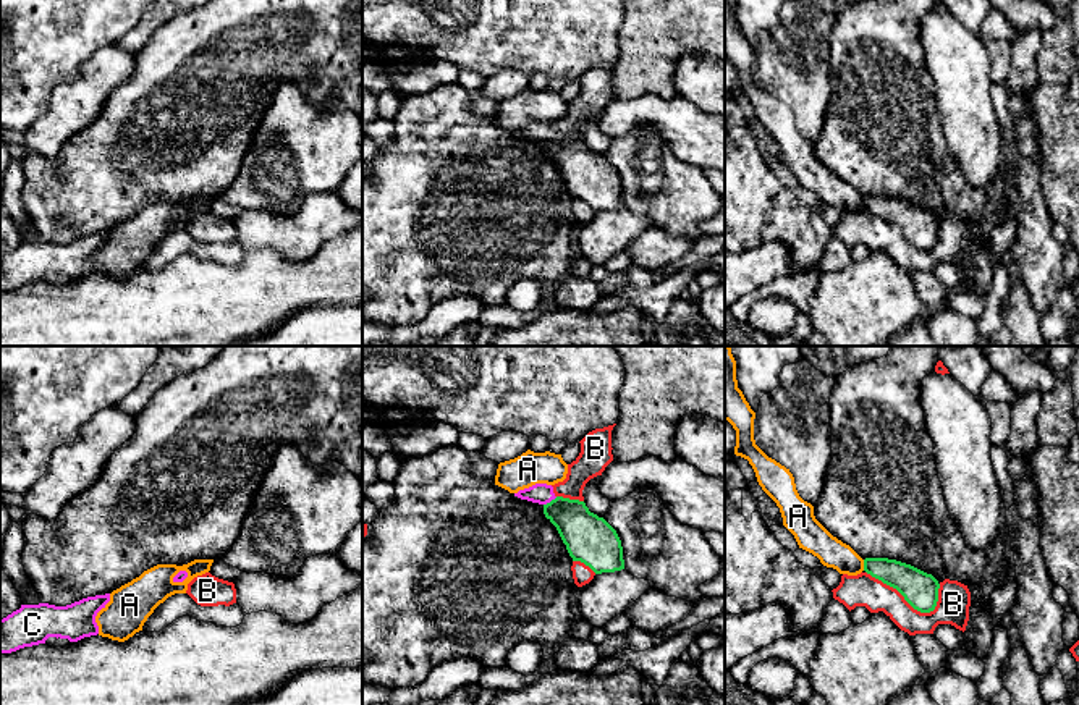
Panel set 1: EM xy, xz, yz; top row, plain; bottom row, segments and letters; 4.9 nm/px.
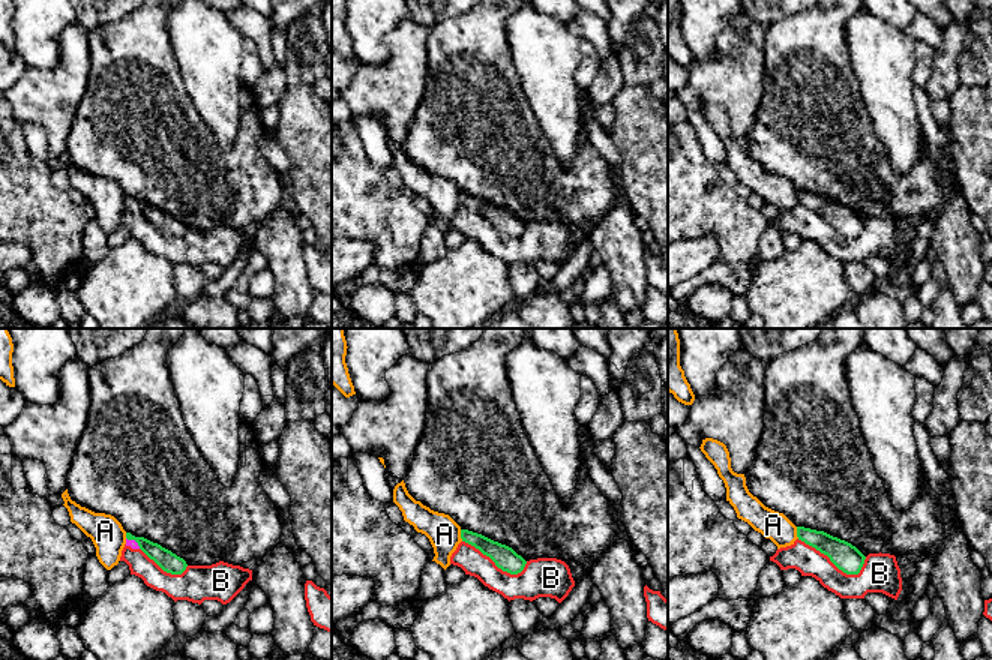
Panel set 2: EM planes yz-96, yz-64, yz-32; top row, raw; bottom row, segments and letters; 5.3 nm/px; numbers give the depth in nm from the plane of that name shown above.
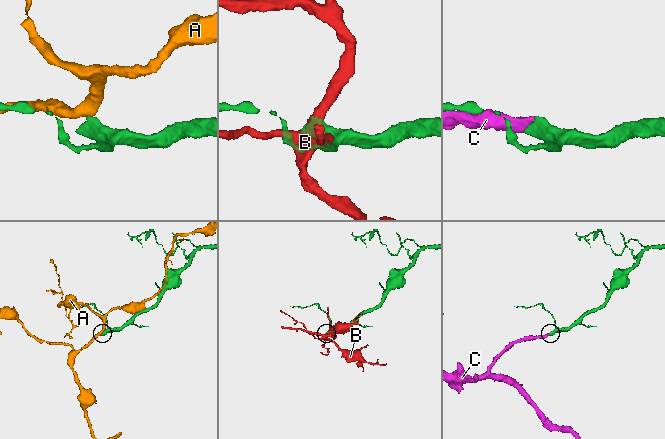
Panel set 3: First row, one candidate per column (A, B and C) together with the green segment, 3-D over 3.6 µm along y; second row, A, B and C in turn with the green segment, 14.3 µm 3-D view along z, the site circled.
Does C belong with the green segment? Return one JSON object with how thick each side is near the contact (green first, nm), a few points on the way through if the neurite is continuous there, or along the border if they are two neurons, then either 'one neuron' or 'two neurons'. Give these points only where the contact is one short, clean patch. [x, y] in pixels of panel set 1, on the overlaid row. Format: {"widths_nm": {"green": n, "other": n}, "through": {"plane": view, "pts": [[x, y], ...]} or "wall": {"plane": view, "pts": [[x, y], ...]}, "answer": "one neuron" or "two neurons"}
{"widths_nm": {"green": 220, "other": 110}, "through": {"plane": "xz", "pts": [[586, 536], [552, 500], [542, 493]]}, "answer": "one neuron"}

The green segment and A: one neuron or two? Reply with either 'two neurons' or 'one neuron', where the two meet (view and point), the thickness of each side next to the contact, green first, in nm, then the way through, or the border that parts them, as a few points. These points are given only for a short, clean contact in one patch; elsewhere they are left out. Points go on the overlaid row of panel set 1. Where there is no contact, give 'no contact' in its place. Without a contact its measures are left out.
two neurons | yz (864, 565) | 160/140 nm | along yz (863, 560), (864, 569)

